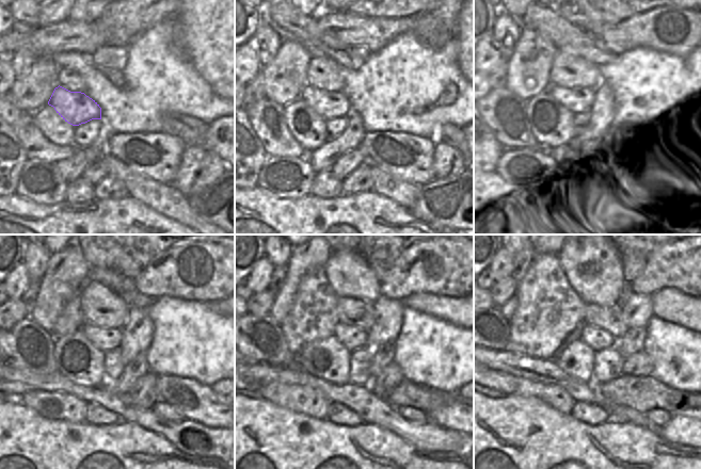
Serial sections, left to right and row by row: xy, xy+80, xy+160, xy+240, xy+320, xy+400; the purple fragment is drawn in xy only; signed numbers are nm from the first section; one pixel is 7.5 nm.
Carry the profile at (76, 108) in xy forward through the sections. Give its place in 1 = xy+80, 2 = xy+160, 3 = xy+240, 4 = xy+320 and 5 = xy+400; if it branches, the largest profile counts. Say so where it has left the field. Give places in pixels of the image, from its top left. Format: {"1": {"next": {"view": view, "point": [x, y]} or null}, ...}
{"1": {"next": {"view": "xy+80", "point": [330, 104]}}, "2": {"next": {"view": "xy+160", "point": [577, 101]}}, "3": {"next": {"view": "xy+240", "point": [105, 339]}}, "4": {"next": {"view": "xy+320", "point": [353, 338]}}, "5": {"next": {"view": "xy+400", "point": [596, 338]}}}

